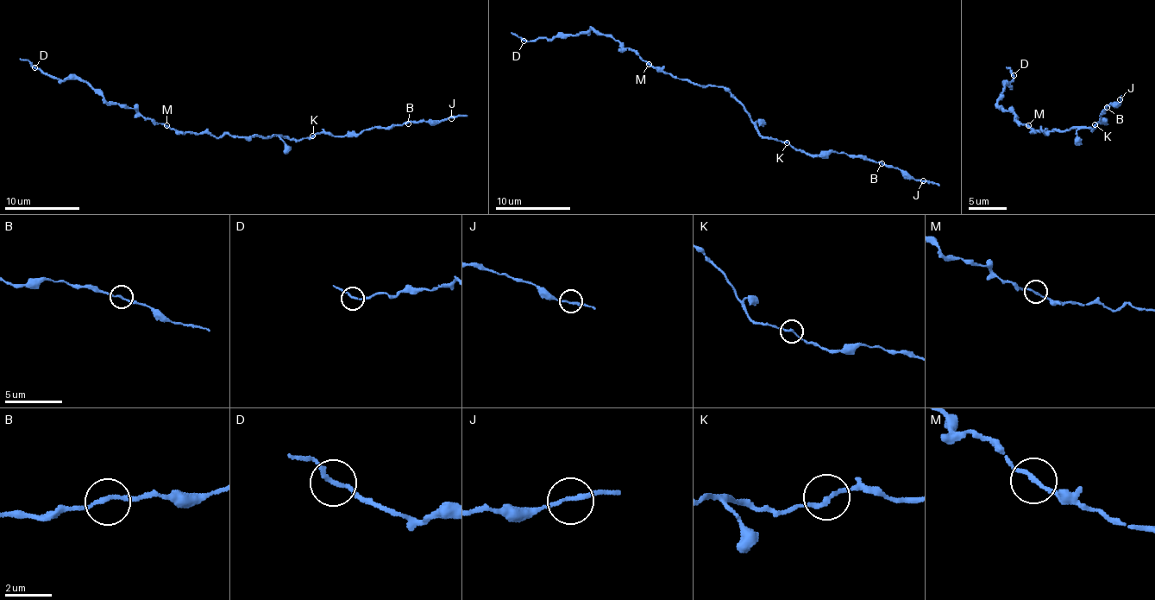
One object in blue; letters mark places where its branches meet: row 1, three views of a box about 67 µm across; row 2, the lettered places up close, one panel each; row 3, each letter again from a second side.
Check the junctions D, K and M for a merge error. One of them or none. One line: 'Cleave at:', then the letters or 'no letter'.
Cleave at: no letter

